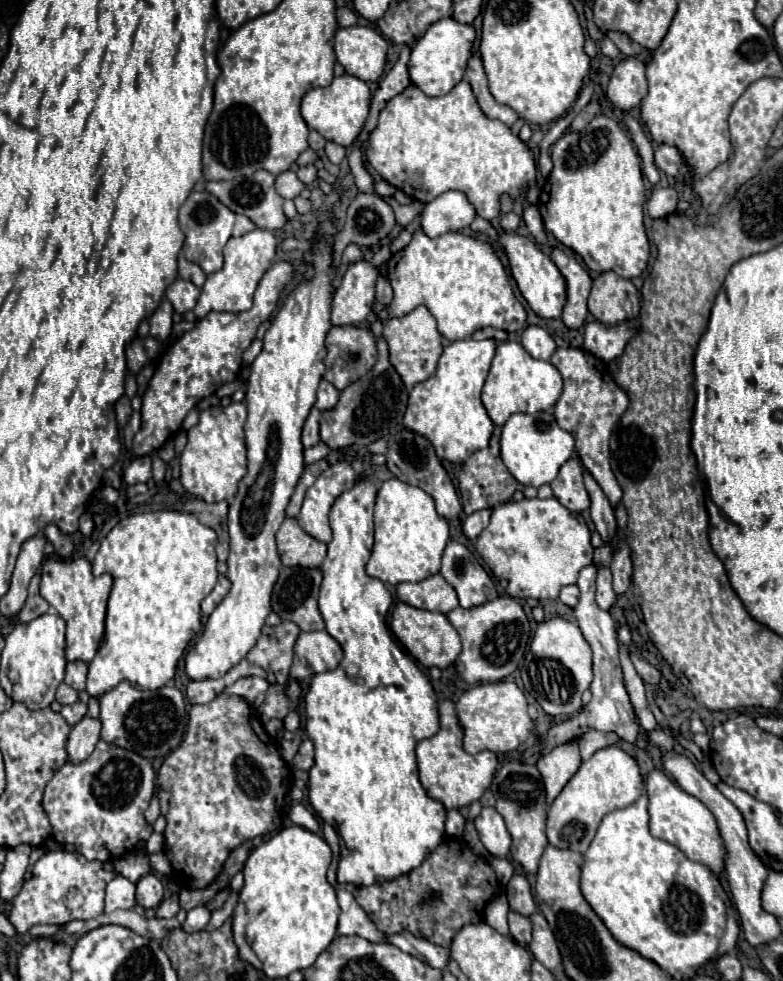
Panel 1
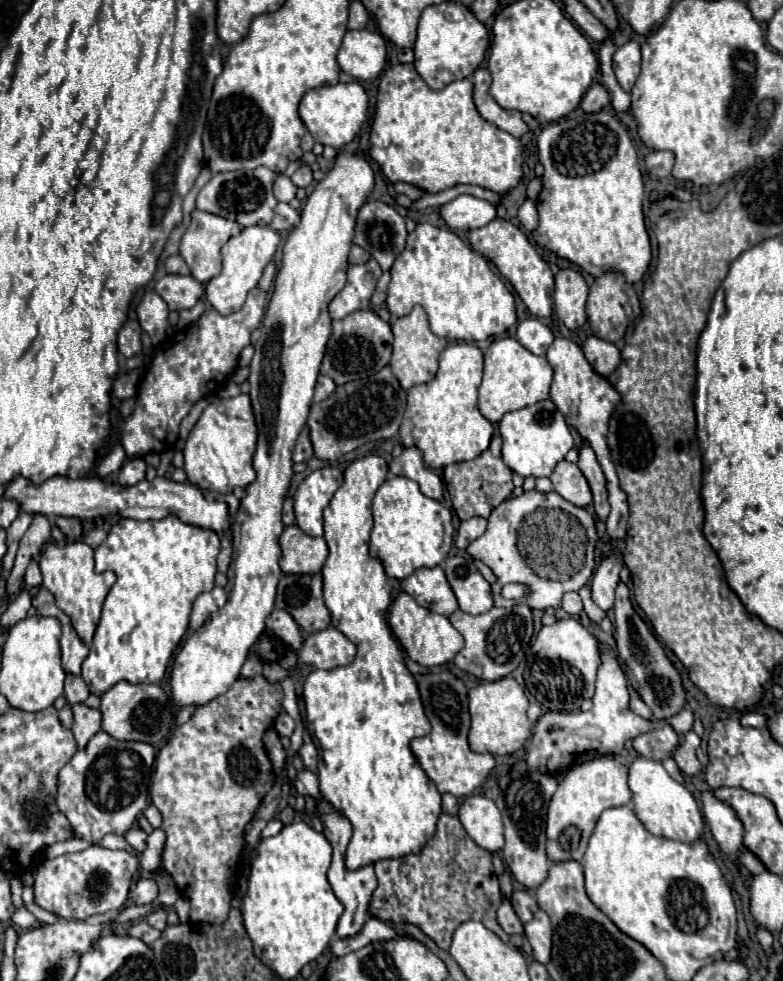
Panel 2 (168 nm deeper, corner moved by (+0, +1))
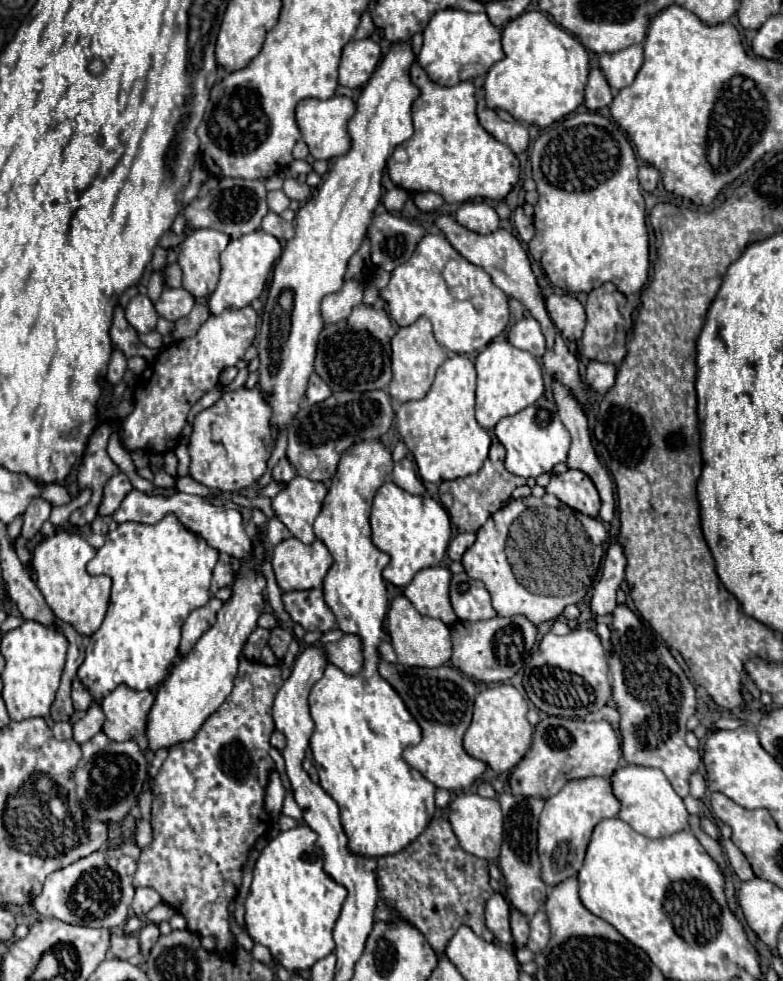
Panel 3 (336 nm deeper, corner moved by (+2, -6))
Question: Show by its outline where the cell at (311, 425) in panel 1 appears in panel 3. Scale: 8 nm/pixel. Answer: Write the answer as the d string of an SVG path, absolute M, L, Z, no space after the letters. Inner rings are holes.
M286 456L280 458L278 464L276 464L274 470L272 470L272 478L274 478L274 480L282 480L282 482L290 482L296 474L298 474L298 472L294 470L294 466L290 464L290 460L288 460Z

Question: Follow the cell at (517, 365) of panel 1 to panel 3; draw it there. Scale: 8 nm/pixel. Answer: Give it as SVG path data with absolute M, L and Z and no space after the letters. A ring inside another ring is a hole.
M508 340L488 344L476 356L478 388L476 388L476 420L482 428L492 430L500 418L518 414L544 396L544 376L538 360L524 350L510 346Z

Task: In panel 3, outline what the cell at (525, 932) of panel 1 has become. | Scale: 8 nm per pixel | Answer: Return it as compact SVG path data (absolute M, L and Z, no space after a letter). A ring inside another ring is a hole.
M494 894L486 904L486 926L494 934L496 942L506 946L512 944L512 930L510 930L510 906L502 898L502 894Z

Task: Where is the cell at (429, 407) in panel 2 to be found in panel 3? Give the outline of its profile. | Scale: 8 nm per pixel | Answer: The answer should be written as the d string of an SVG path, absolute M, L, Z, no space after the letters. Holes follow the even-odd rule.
M458 354L448 358L436 372L436 380L430 392L422 400L404 402L398 408L396 424L406 448L414 454L414 460L424 482L454 480L474 474L482 468L491 446L491 437L474 418L476 398L476 368L474 362Z

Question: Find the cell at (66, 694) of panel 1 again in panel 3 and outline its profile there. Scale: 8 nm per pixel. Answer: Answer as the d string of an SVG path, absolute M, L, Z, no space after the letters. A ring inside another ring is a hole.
M74 678L74 682L72 682L72 702L74 702L76 710L88 710L92 704L90 692L82 686L82 682L78 678Z

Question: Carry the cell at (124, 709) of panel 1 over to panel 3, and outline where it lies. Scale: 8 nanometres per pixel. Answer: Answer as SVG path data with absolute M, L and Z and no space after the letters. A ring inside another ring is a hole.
M120 684L100 704L106 714L102 728L104 734L114 742L142 738L148 728L148 714L152 710L152 704L152 692L138 692L126 684Z

